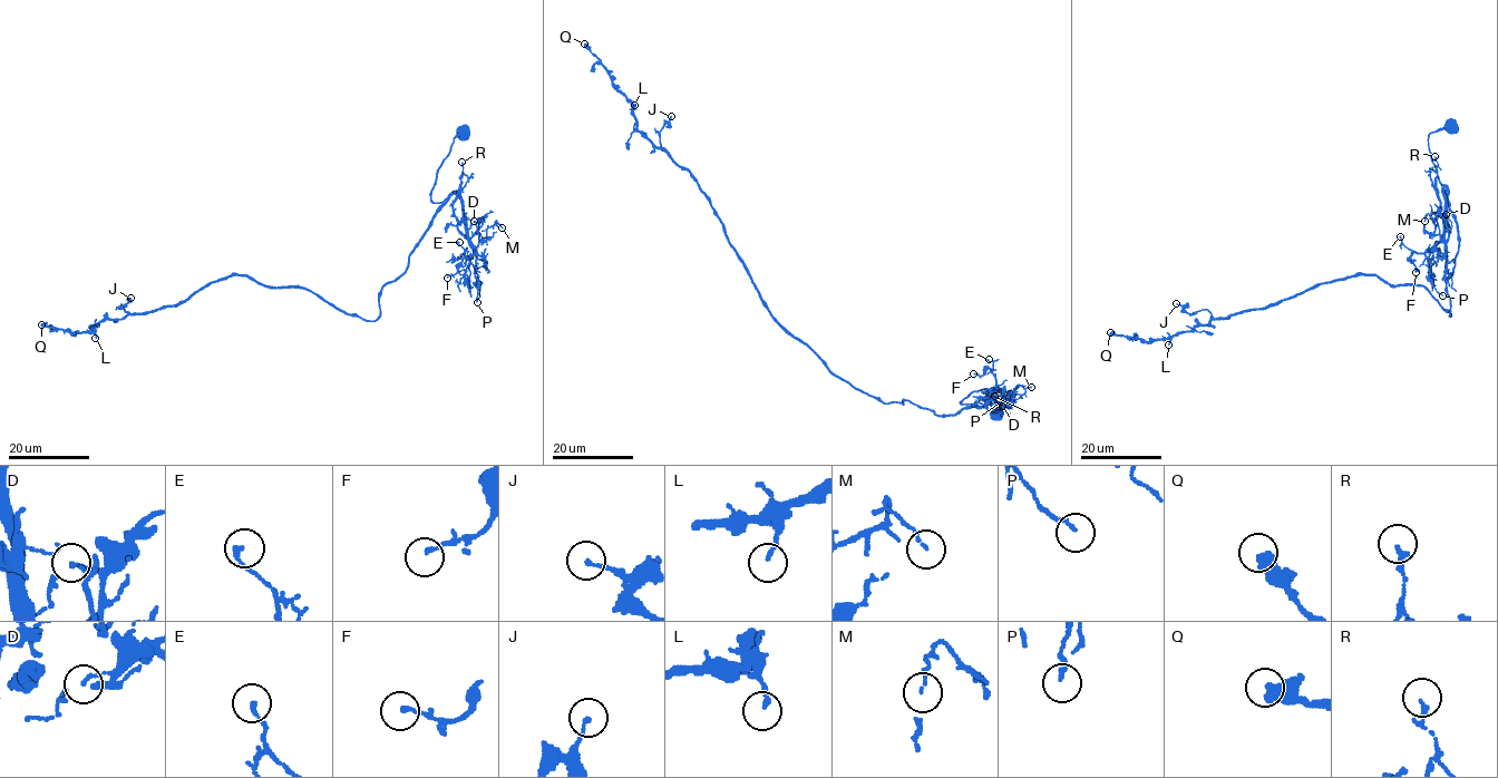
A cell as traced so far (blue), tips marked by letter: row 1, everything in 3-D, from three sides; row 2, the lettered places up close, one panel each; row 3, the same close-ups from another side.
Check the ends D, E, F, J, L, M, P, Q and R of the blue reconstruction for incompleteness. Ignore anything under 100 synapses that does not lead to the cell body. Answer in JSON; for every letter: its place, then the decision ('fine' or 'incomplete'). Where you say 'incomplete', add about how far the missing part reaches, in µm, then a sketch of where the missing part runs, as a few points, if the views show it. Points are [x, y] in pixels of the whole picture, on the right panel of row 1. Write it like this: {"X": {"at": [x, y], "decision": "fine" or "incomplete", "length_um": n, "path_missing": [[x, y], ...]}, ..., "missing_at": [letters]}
{"D": {"at": [1446, 214], "decision": "fine"}, "E": {"at": [1400, 236], "decision": "fine"}, "F": {"at": [1416, 272], "decision": "fine"}, "J": {"at": [1176, 303], "decision": "fine"}, "L": {"at": [1168, 344], "decision": "fine"}, "M": {"at": [1424, 221], "decision": "fine"}, "P": {"at": [1442, 295], "decision": "fine"}, "Q": {"at": [1110, 332], "decision": "fine"}, "R": {"at": [1435, 156], "decision": "fine"}, "missing_at": []}

